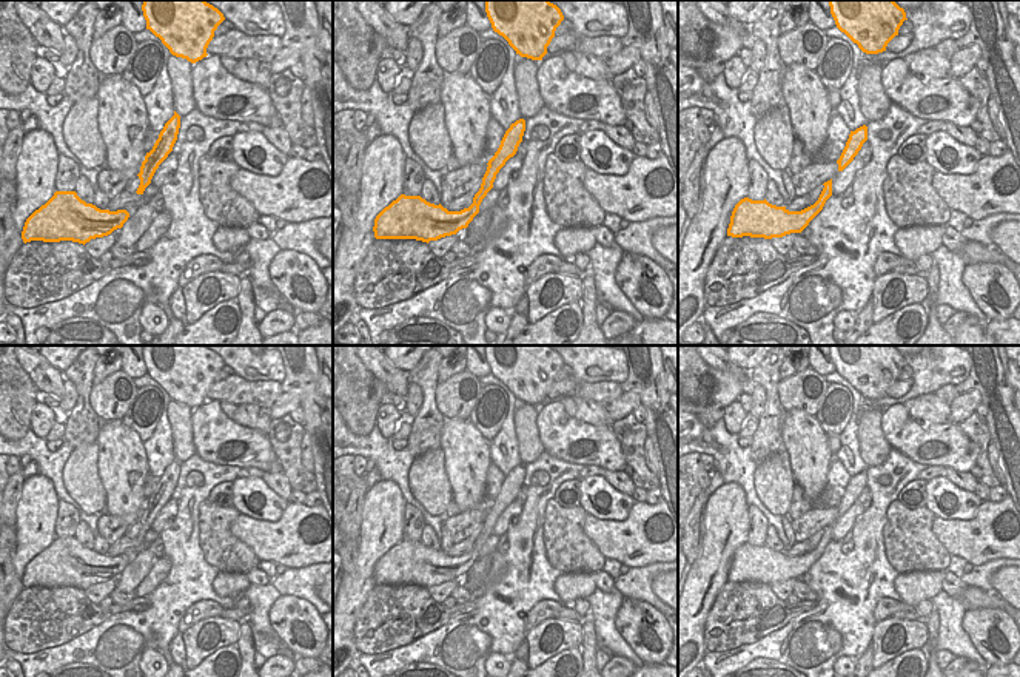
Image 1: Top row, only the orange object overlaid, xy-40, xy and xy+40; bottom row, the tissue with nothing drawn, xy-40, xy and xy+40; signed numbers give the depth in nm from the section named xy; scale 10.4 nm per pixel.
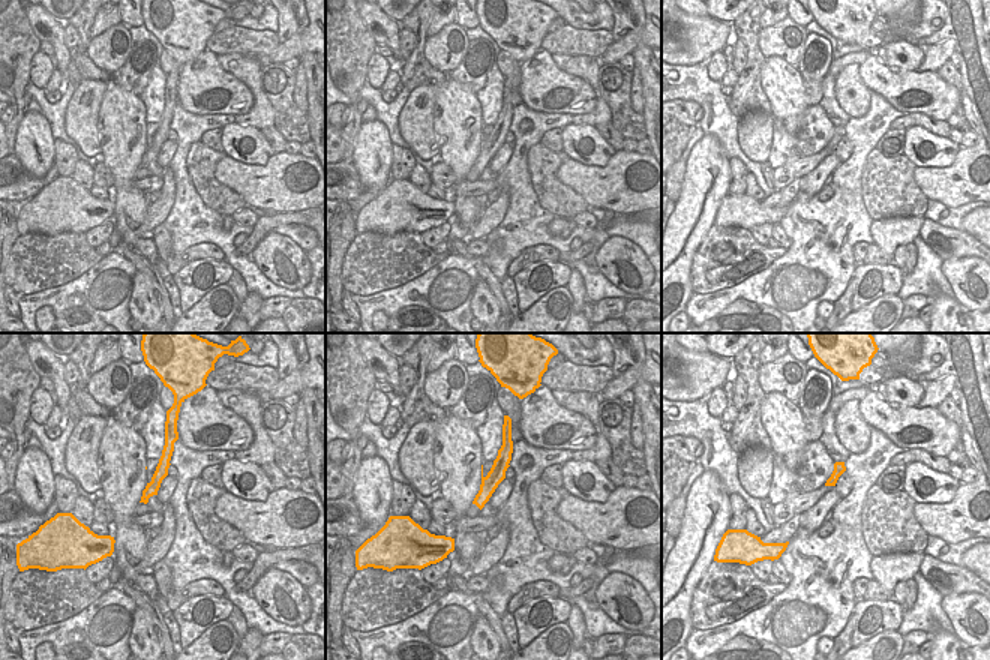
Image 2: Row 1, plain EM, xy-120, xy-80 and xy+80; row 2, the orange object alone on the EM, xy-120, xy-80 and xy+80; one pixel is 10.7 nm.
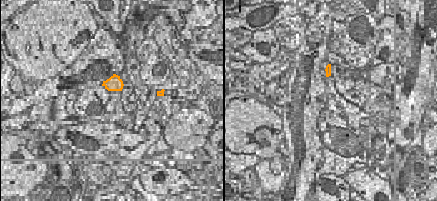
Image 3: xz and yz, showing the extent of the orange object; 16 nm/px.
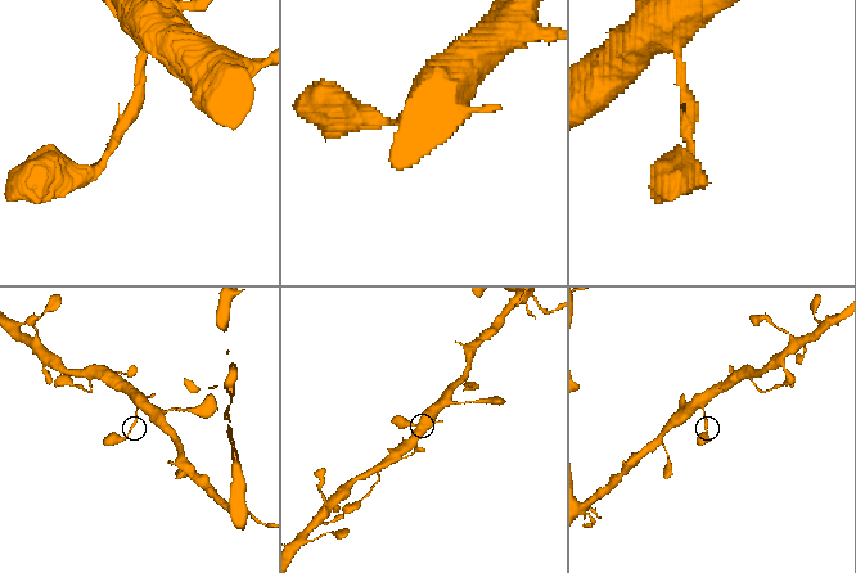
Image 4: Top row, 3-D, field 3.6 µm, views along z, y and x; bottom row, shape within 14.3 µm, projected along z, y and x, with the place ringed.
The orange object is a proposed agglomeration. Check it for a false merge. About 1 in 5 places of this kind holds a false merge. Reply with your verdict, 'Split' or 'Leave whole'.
Leave whole

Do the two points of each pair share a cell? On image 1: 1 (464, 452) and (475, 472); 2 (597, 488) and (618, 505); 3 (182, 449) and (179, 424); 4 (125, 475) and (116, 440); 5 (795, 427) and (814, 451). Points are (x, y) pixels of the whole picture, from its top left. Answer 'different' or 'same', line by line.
1: same
2: same
3: same
4: same
5: same

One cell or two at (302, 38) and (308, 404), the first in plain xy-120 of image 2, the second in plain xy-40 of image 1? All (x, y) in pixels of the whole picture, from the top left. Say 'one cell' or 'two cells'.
two cells

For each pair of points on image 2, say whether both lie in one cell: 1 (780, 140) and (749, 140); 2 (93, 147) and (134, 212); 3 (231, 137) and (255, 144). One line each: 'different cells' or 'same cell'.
1: different cells
2: different cells
3: same cell

